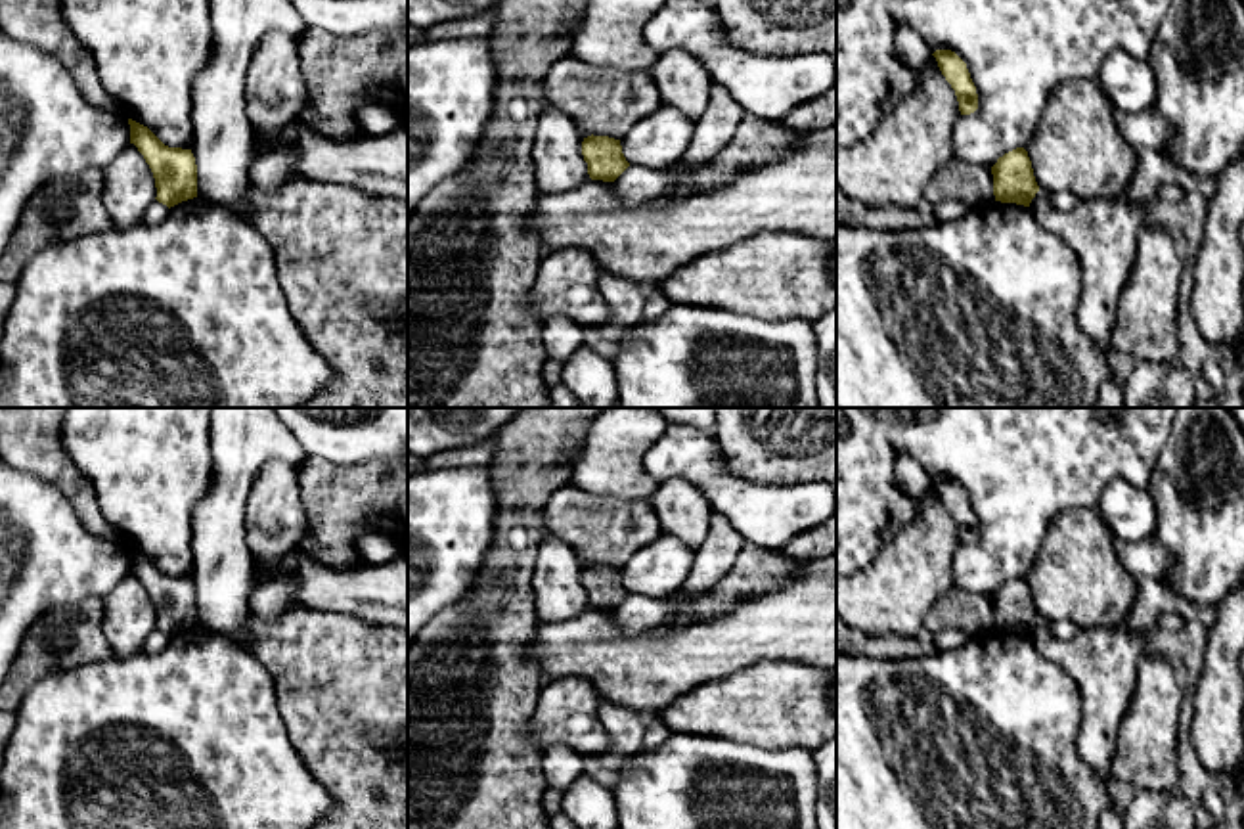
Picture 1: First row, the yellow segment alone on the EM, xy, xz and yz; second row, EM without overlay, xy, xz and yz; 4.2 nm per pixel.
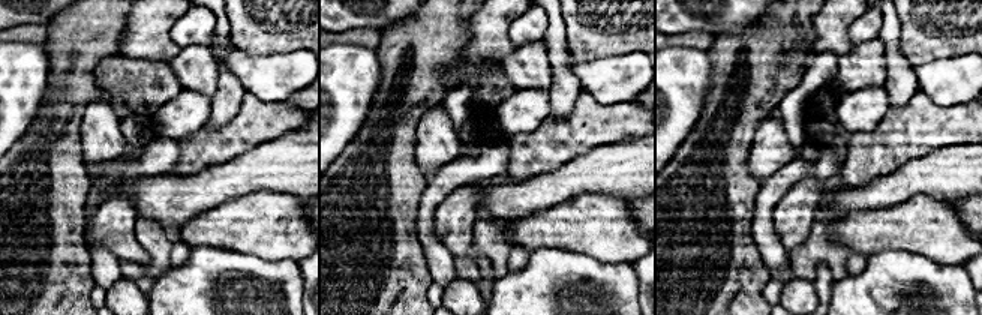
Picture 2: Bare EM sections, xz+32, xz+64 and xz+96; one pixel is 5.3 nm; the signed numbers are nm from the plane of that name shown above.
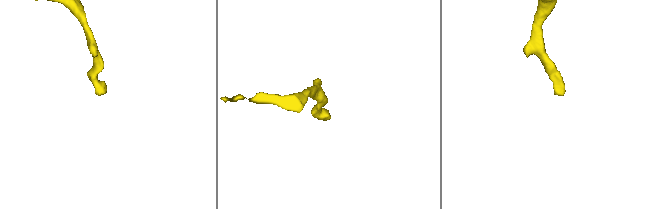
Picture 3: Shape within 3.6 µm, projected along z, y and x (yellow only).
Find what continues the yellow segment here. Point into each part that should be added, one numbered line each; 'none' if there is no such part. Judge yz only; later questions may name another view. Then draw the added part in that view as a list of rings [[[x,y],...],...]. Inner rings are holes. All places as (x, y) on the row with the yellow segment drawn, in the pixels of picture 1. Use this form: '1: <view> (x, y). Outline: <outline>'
none

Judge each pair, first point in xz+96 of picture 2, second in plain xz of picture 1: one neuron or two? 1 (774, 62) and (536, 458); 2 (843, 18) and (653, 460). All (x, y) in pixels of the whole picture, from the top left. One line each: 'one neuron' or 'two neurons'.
1: one neuron
2: two neurons

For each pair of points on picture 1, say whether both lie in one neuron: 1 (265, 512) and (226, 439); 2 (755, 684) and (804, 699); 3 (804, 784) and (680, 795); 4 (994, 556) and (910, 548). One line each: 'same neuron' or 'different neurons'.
1: different neurons
2: same neuron
3: same neuron
4: different neurons

